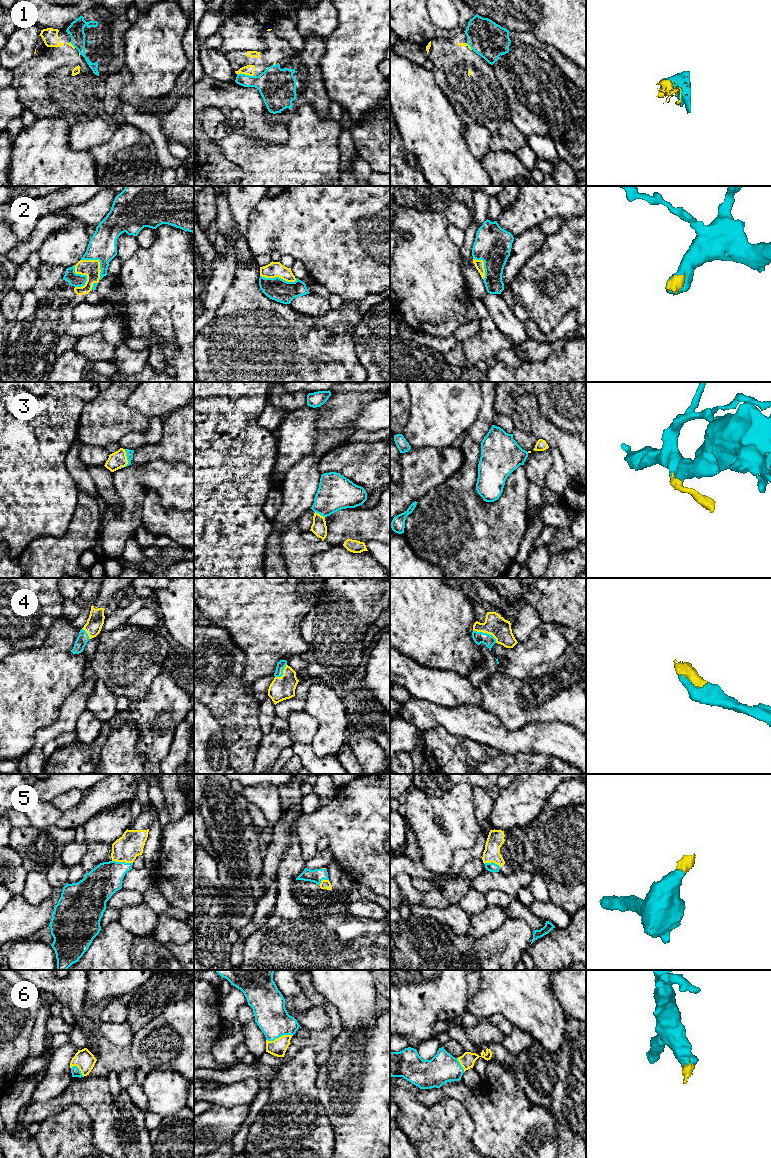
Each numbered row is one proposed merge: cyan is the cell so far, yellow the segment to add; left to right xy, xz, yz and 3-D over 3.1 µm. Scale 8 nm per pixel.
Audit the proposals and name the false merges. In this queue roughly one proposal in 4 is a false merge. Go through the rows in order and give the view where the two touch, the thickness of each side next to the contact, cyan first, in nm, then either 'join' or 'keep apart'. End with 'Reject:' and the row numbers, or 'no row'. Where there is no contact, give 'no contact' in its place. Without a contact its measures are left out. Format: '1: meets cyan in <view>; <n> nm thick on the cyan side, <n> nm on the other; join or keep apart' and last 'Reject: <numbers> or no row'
1: meets cyan in xz; 280 nm thick on the cyan side, 80 nm on the other; keep apart
2: meets cyan in xz; 180 nm thick on the cyan side, 130 nm on the other; join
3: meets cyan in xy; 50 nm thick on the cyan side, 140 nm on the other; join
4: meets cyan in yz; 100 nm thick on the cyan side, 170 nm on the other; join
5: meets cyan in xy; 260 nm thick on the cyan side, 200 nm on the other; join
6: meets cyan in xz; 260 nm thick on the cyan side, 140 nm on the other; join
Reject: 1

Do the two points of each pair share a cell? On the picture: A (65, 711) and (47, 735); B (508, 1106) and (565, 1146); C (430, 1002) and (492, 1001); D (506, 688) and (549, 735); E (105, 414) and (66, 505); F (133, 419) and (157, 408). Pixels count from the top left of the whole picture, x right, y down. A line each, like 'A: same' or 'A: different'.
A: same
B: different
C: different
D: different
E: different
F: different

